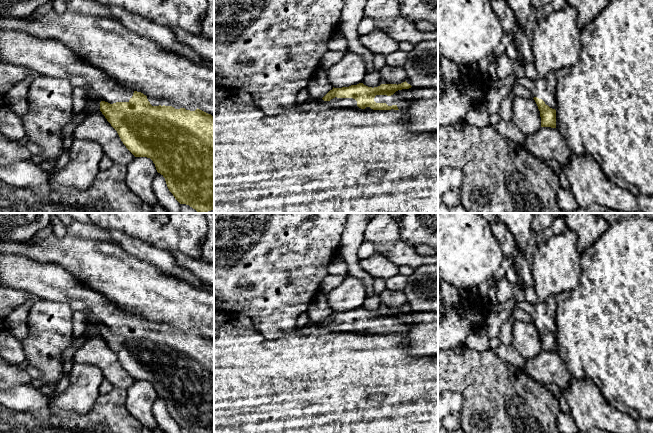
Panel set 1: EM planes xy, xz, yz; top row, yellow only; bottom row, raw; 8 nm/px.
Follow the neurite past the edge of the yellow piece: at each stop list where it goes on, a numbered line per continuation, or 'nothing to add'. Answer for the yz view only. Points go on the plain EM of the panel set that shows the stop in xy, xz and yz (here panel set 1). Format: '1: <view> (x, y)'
1: yz (544, 312)

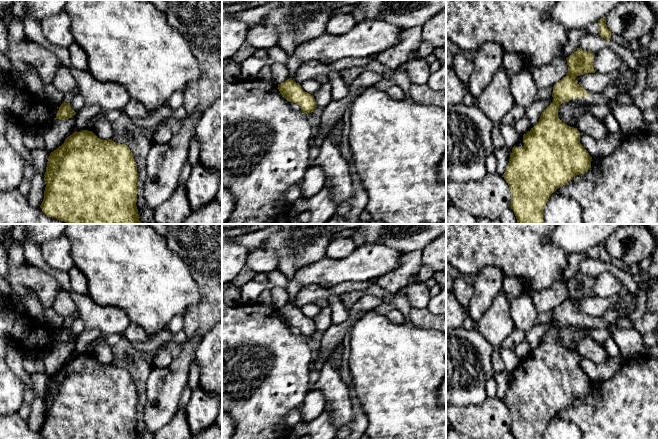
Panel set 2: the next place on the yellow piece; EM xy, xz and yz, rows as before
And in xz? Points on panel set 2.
nothing to add

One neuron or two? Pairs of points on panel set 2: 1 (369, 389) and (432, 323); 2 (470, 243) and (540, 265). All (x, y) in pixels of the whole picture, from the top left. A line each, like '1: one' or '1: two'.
1: two
2: one

